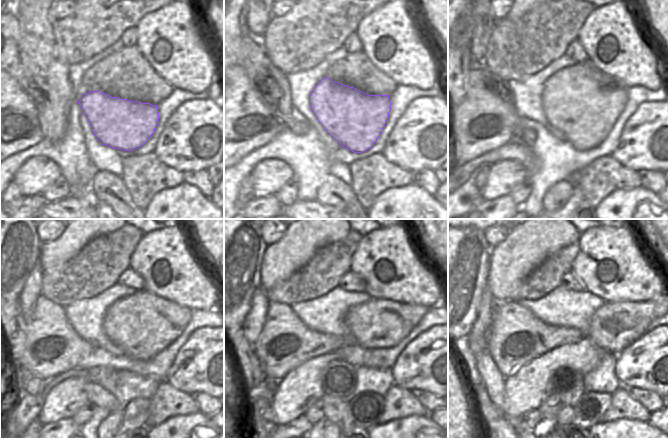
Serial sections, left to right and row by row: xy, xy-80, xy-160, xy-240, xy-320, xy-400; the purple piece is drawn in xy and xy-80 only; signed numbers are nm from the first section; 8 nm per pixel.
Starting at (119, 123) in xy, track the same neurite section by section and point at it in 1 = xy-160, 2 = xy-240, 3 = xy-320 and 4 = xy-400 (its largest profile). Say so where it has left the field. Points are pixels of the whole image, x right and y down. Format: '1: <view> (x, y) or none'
1: xy-160 (584, 110)
2: xy-240 (141, 325)
3: xy-320 (379, 323)
4: xy-400 (614, 326)

